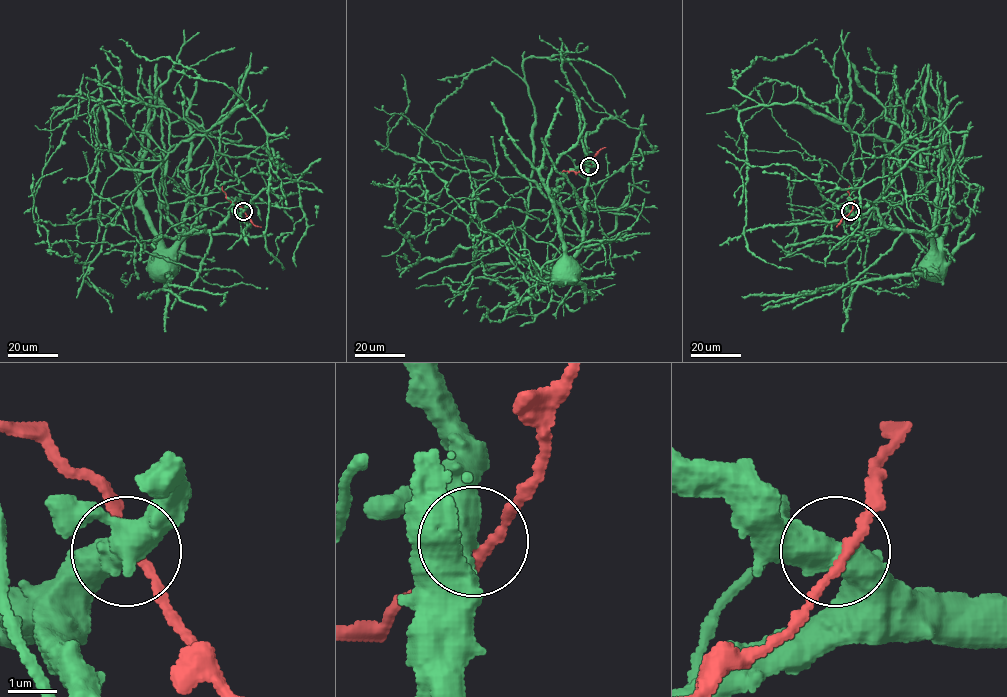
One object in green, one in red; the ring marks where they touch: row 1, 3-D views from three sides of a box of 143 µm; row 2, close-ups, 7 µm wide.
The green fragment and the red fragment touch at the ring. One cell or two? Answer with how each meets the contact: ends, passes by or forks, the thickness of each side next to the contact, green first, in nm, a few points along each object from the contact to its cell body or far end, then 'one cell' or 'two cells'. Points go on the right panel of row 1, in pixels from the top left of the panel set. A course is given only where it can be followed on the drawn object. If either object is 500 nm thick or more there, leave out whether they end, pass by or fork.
550 nm thick on the green side, 170 nm on the other; green runs (850, 211), (861, 214), (875, 209), (886, 226), (915, 229), (927, 235), (939, 252); red runs (851, 211), (853, 205), (849, 186); two cells

